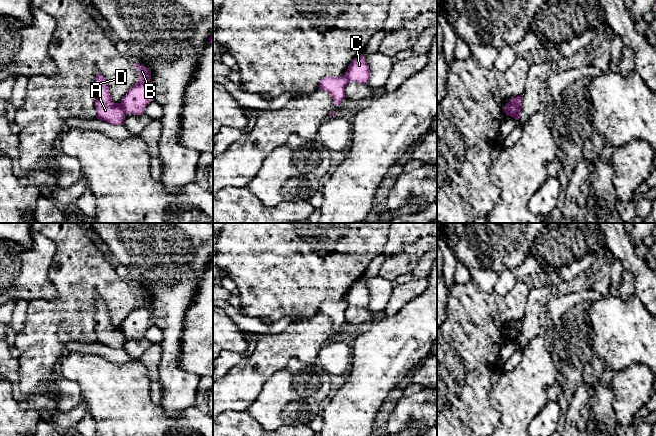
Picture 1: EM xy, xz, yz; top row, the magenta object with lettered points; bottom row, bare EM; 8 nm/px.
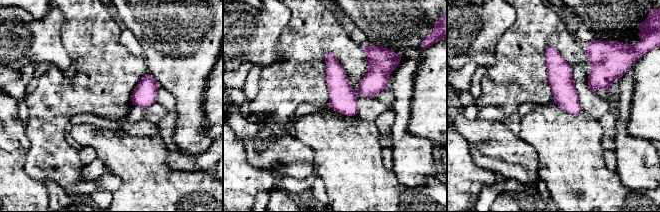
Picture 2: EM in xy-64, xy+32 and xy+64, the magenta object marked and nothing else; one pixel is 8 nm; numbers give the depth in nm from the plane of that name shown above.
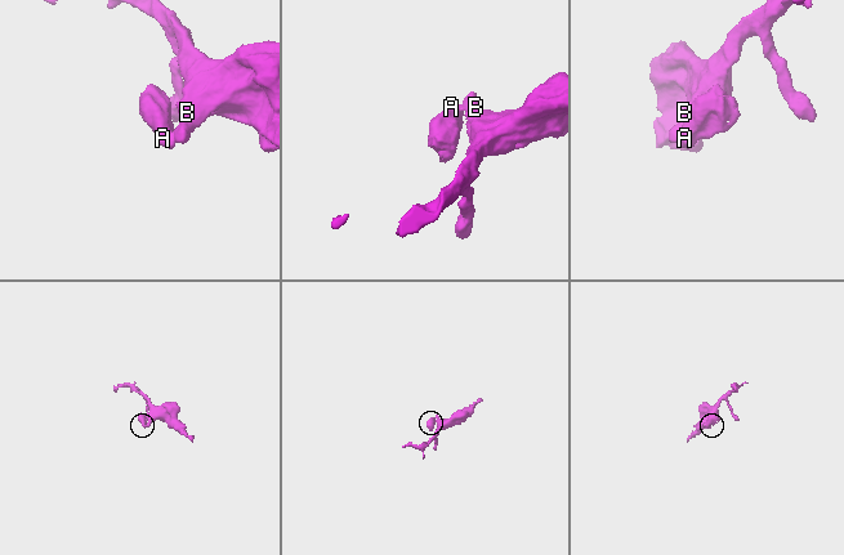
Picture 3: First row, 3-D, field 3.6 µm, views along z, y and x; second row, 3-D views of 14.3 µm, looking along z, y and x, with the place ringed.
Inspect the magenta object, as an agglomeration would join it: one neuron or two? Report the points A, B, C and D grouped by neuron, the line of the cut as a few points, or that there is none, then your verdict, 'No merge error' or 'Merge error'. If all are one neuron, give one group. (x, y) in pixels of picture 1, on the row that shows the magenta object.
Groups: A D / B C. Split along xy (120, 103), (125, 113). Merge error

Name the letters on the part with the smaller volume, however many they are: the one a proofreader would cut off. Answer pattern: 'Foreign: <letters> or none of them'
Foreign: A, D

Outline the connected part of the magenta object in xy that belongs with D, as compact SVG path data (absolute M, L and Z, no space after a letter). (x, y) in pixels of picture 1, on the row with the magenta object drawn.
M96 74L95 84L95 107L97 119L103 120L112 125L124 123L125 112L121 103L114 103L107 80L102 74Z

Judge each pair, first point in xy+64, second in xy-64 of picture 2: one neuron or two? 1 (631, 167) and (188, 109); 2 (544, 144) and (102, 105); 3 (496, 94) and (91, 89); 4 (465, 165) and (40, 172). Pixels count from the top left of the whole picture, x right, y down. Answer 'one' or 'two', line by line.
1: one
2: two
3: one
4: two

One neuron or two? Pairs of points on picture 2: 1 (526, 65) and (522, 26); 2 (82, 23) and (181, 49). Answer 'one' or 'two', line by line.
1: one
2: two

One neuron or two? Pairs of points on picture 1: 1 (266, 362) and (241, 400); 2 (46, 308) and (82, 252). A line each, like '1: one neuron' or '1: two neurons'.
1: one neuron
2: one neuron

